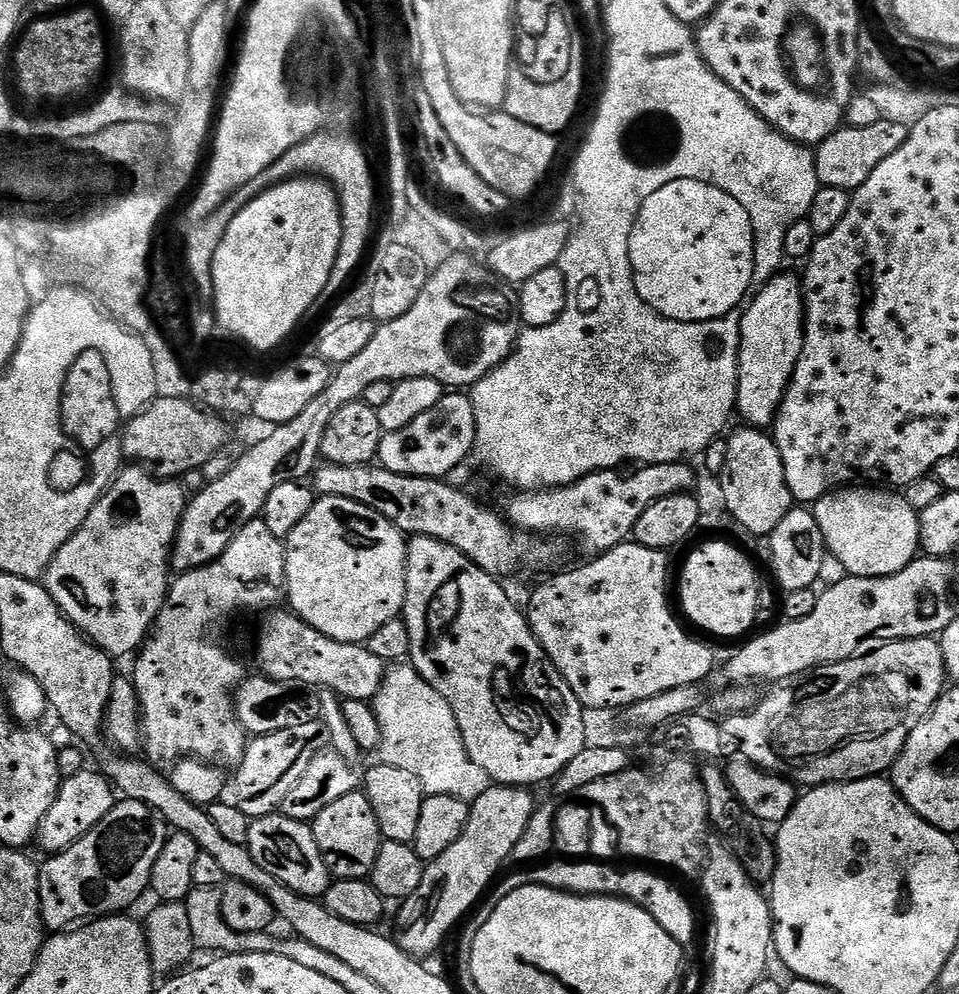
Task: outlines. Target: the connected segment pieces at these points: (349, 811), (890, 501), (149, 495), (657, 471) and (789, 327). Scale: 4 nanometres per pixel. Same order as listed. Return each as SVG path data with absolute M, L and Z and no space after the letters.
M357 790L346 794L346 798L338 798L338 802L330 802L322 814L311 821L312 833L318 842L318 850L322 850L322 862L326 862L329 873L337 880L363 880L371 877L372 867L378 858L378 850L382 843L378 818L374 818L374 810L370 806L363 791Z
M841 486L831 492L827 492L821 500L817 500L814 505L816 521L822 530L824 547L831 555L836 556L842 566L847 570L849 576L888 576L901 571L912 560L915 560L920 552L920 514L915 512L910 506L910 502L896 490L889 490L884 486Z
M144 466L121 467L116 479L90 510L86 522L54 554L42 577L44 587L64 611L64 617L113 658L131 657L139 649L148 639L156 615L168 597L172 543L176 541L176 531L190 499L180 484L183 483L179 479L161 478Z
M677 462L674 464L650 464L637 467L637 472L623 476L620 470L605 470L591 472L588 476L581 477L573 484L564 484L560 488L537 488L535 490L520 490L508 500L506 516L513 525L519 529L527 530L533 534L564 534L569 532L577 536L588 548L593 548L593 553L607 552L608 549L625 543L631 537L632 527L642 518L646 506L650 506L658 498L666 498L678 492L692 492L696 484L696 472L691 468L691 463Z
M781 271L748 301L740 323L740 357L736 371L736 412L745 425L761 430L775 421L802 354L806 331L806 292L799 275Z

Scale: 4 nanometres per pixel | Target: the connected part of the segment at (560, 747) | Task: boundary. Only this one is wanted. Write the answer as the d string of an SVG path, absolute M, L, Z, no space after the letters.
M413 535L407 541L408 545L408 569L406 570L406 598L404 599L404 610L402 619L406 622L406 630L410 630L410 650L408 656L413 668L417 674L446 702L450 702L450 710L454 710L454 718L458 722L458 730L464 739L466 750L470 758L482 770L486 770L489 781L495 782L500 786L509 788L528 788L532 784L544 784L555 781L560 772L585 747L583 736L583 714L584 705L574 694L574 690L566 682L566 678L556 667L549 656L544 653L544 647L540 644L540 639L532 632L532 625L528 623L528 617L514 601L508 597L508 592L503 588L501 581L497 577L491 576L486 570L482 570L470 557L464 552L460 552L454 546L446 543L444 540L436 540L433 536Z

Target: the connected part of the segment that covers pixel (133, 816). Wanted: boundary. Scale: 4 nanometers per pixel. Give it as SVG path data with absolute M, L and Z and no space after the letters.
M121 799L81 840L64 852L57 852L40 868L40 918L49 933L59 934L81 922L123 913L152 883L152 867L162 854L170 829L150 806L137 800Z

